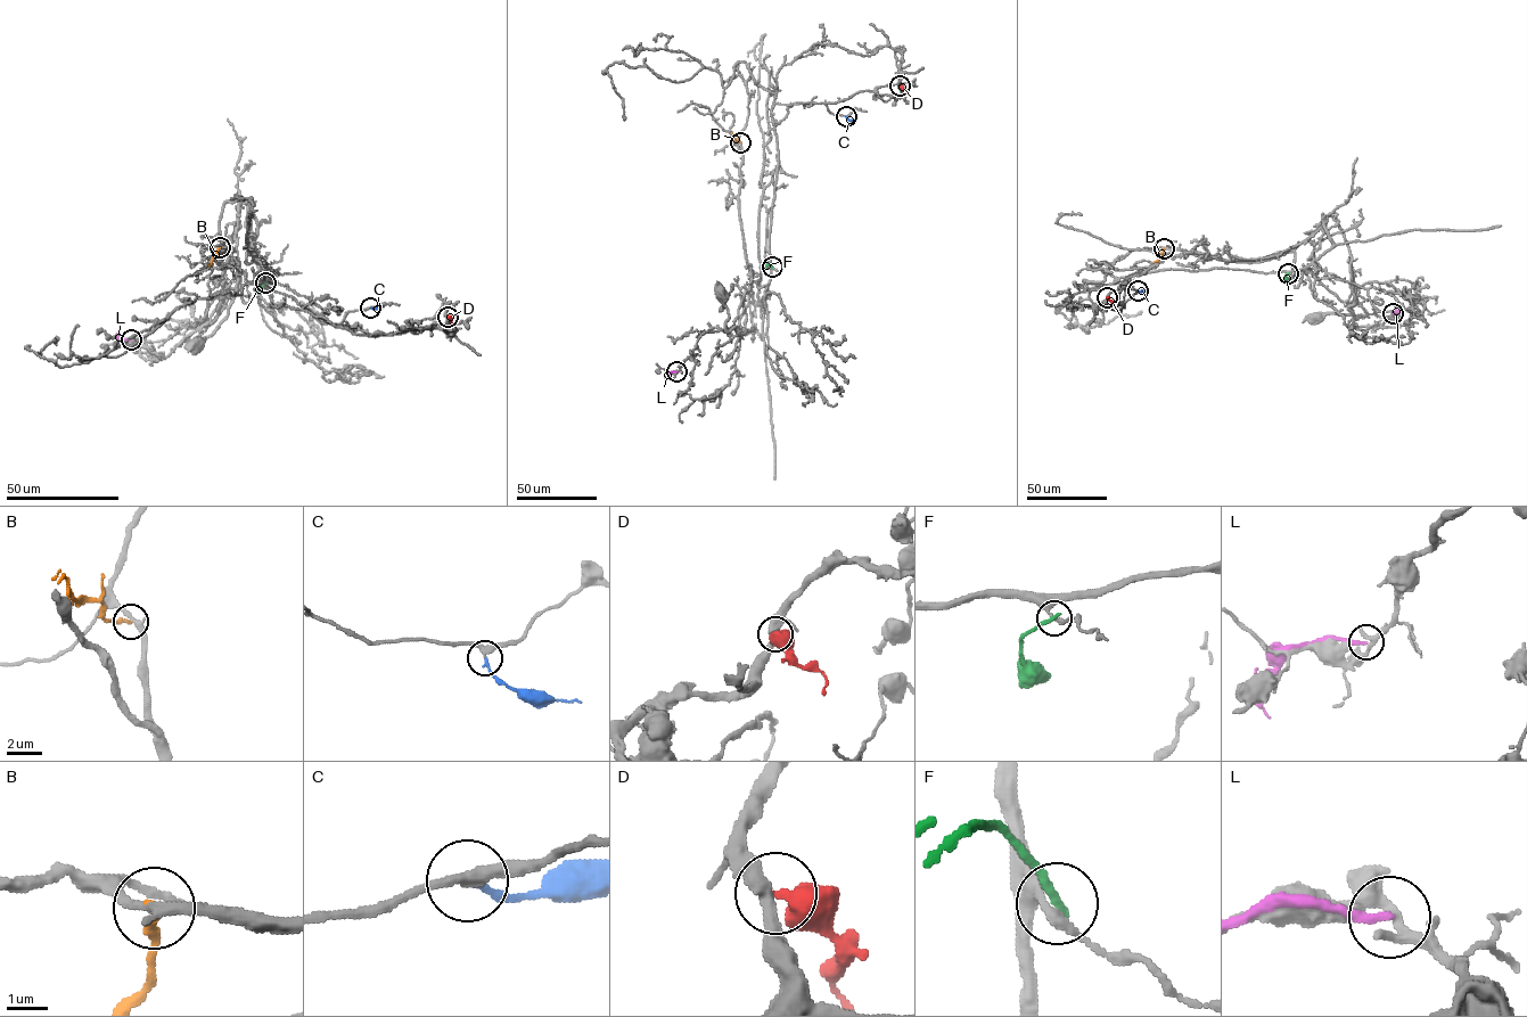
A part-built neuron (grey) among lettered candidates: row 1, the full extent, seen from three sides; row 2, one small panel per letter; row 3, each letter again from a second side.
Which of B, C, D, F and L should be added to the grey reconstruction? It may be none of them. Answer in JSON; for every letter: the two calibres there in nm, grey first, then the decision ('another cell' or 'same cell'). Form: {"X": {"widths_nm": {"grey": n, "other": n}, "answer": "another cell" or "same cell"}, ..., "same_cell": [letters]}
{"B": {"widths_nm": {"grey": 260, "other": 220}, "answer": "another cell"}, "C": {"widths_nm": {"grey": 240, "other": 140}, "answer": "same cell"}, "D": {"widths_nm": {"grey": 400, "other": 480}, "answer": "another cell"}, "F": {"widths_nm": {"grey": 200, "other": 240}, "answer": "another cell"}, "L": {"widths_nm": {"grey": 240, "other": 240}, "answer": "another cell"}, "same_cell": ["C"]}

